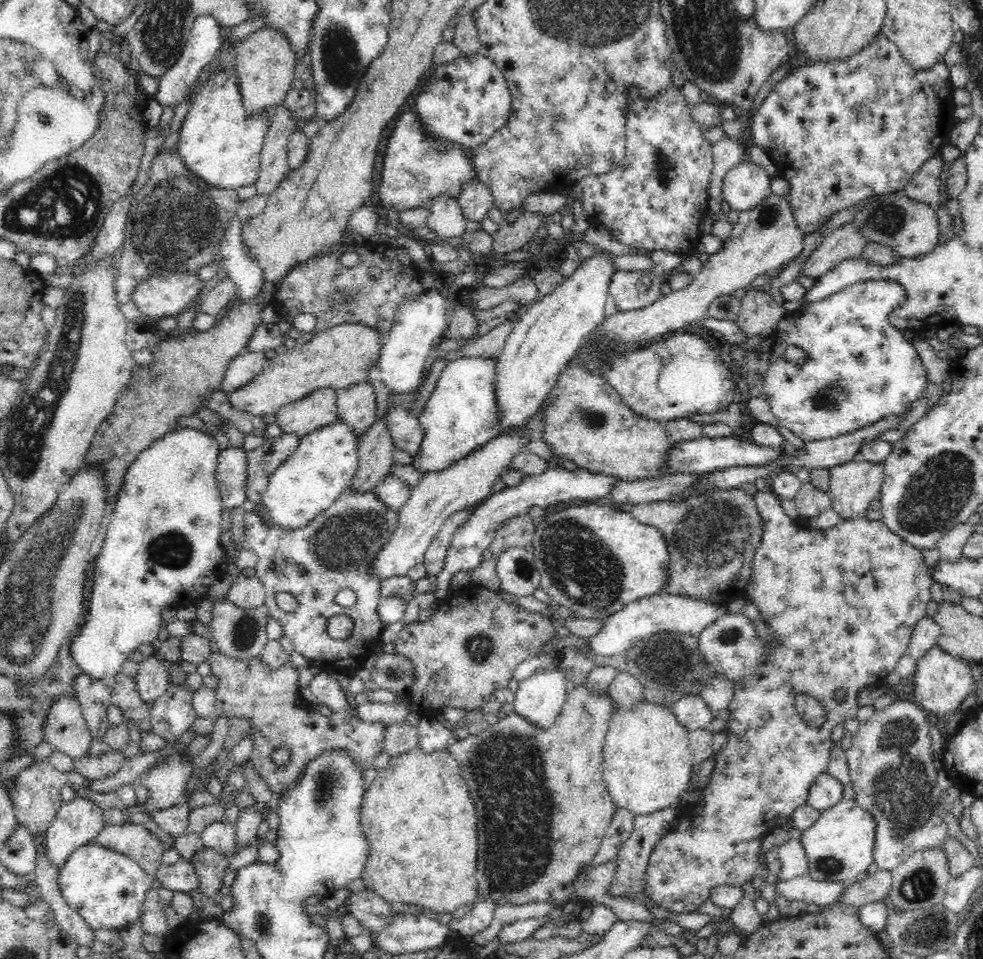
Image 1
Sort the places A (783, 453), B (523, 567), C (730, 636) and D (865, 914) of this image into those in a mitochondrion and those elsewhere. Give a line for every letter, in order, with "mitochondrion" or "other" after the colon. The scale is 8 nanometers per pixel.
A: other
B: mitochondrion
C: mitochondrion
D: other

